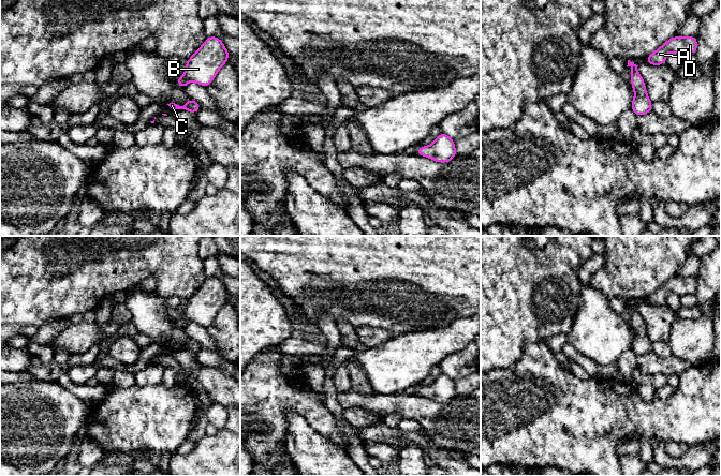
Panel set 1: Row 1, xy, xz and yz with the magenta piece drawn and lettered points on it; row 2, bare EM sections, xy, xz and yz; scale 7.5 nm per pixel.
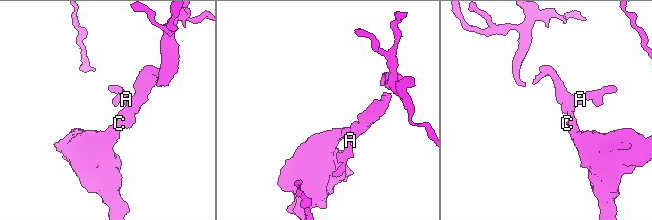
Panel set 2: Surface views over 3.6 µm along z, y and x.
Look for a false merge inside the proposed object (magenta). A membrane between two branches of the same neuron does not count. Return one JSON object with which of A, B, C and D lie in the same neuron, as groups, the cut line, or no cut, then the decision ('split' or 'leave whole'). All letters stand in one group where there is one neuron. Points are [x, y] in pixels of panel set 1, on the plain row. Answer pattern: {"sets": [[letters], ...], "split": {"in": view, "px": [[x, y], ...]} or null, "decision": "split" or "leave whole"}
{"sets": [["A", "B", "C", "D"]], "split": null, "decision": "leave whole"}

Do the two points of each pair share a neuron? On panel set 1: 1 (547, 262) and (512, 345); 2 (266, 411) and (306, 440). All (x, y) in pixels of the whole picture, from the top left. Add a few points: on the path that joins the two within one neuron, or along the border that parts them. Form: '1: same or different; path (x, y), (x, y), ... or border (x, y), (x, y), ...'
1: same; path (540, 282), (512, 310), (512, 325)
2: different; border (294, 410), (290, 410), (285, 415), (288, 452)

